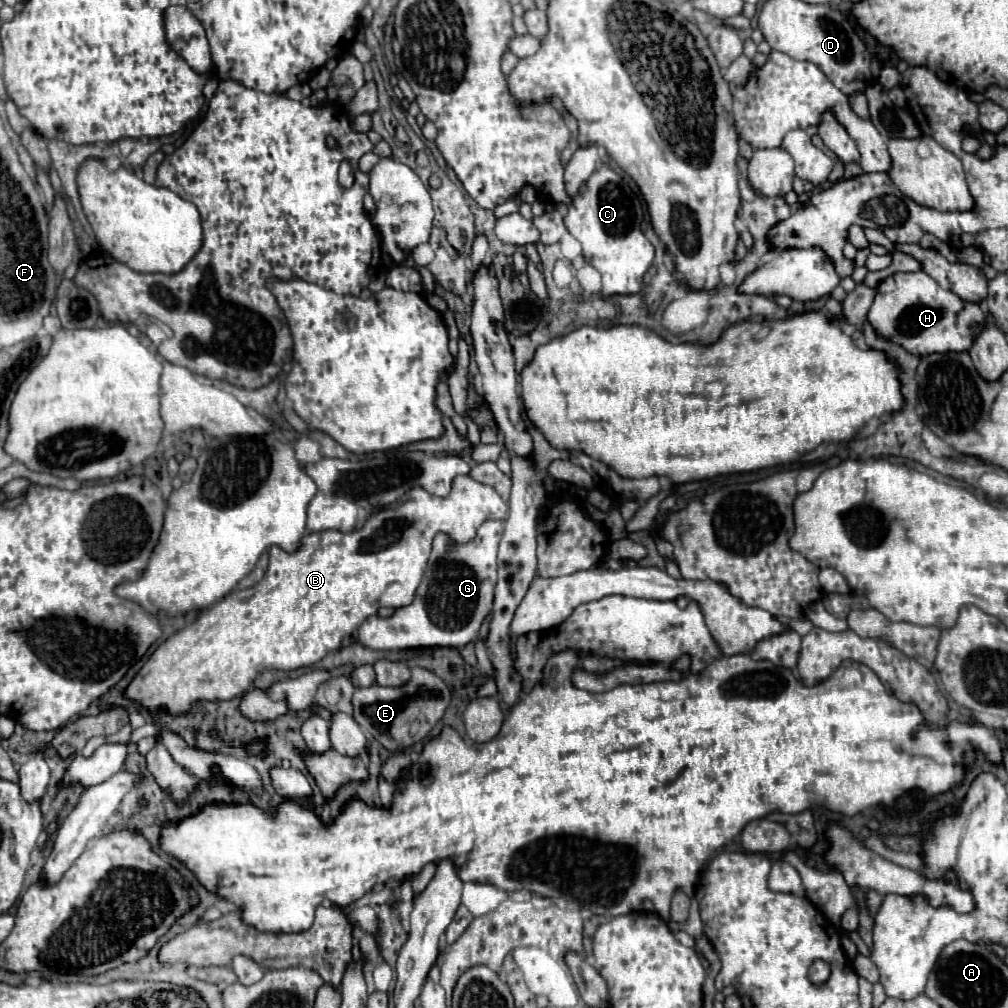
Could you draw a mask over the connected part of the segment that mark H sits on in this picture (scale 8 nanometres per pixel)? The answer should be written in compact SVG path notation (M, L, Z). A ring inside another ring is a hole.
M896 272L880 282L868 320L880 336L904 346L914 356L928 356L936 352L968 352L976 336L992 320L992 314L980 304L964 302L954 292L944 290L926 272Z

